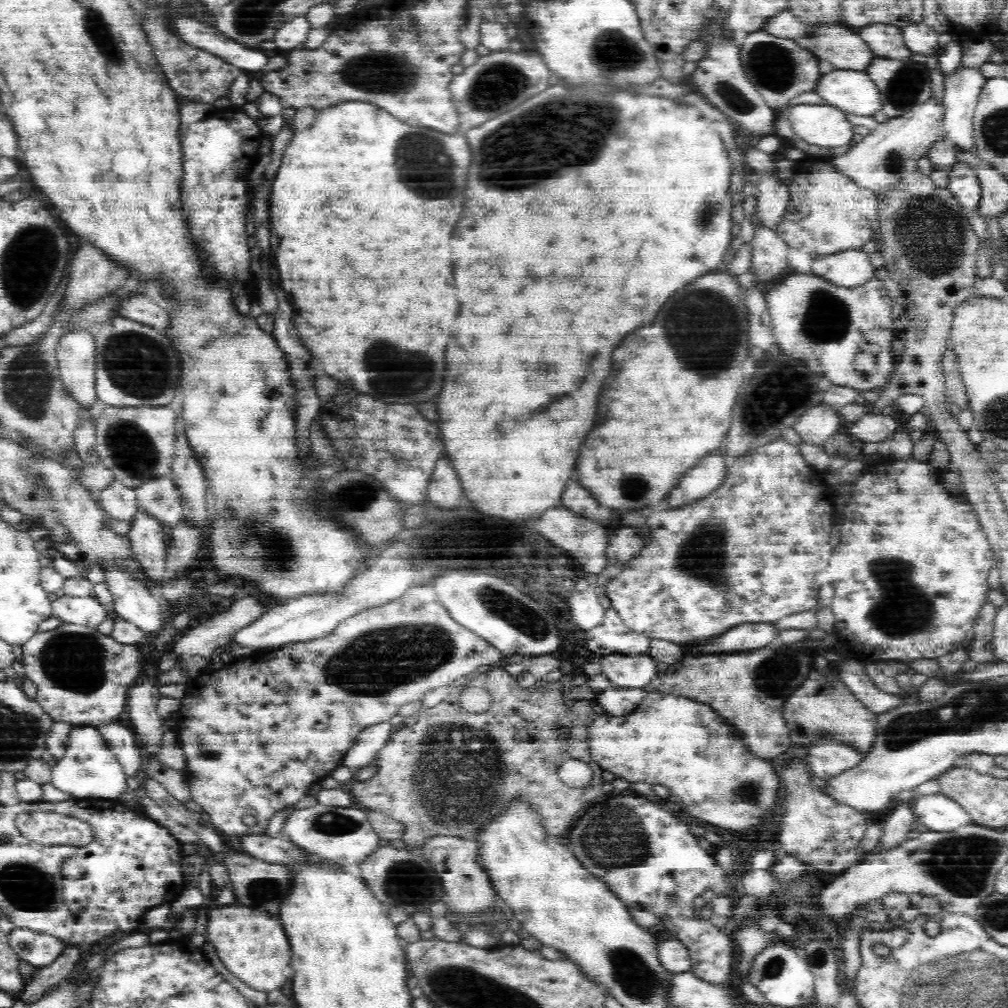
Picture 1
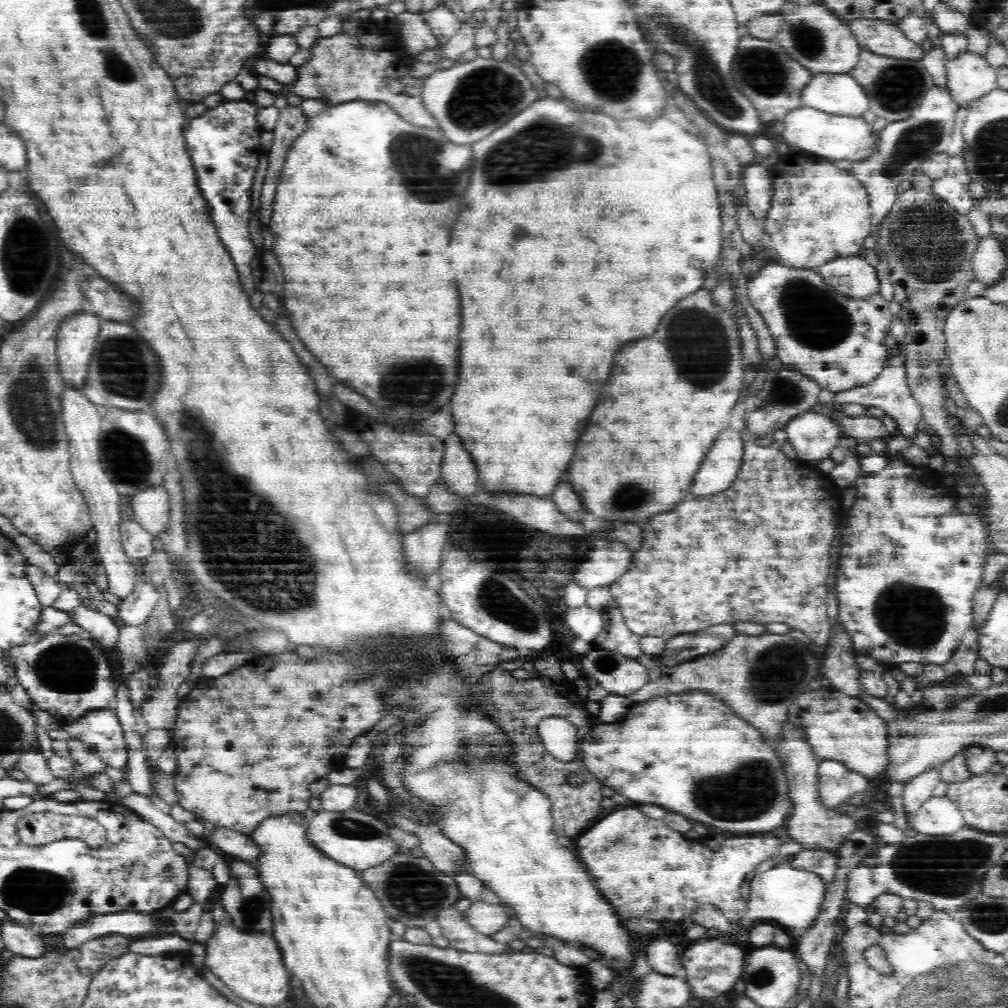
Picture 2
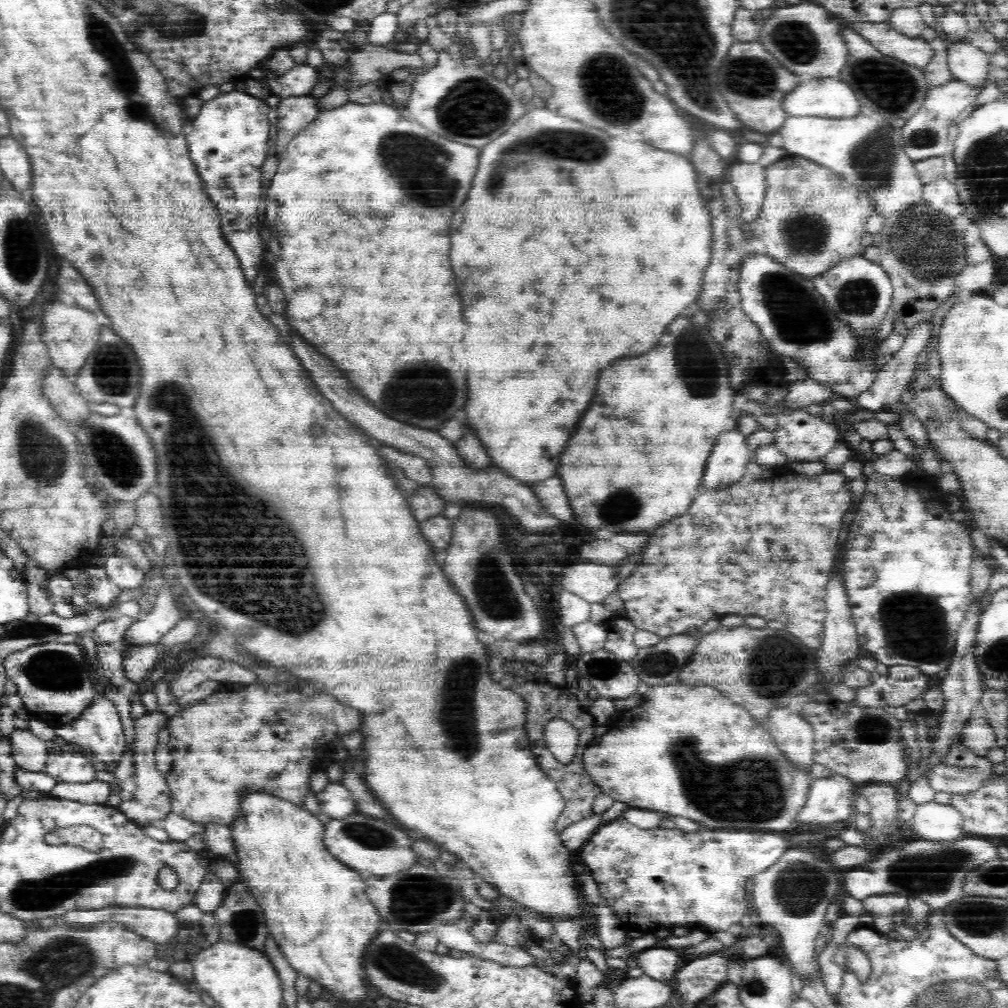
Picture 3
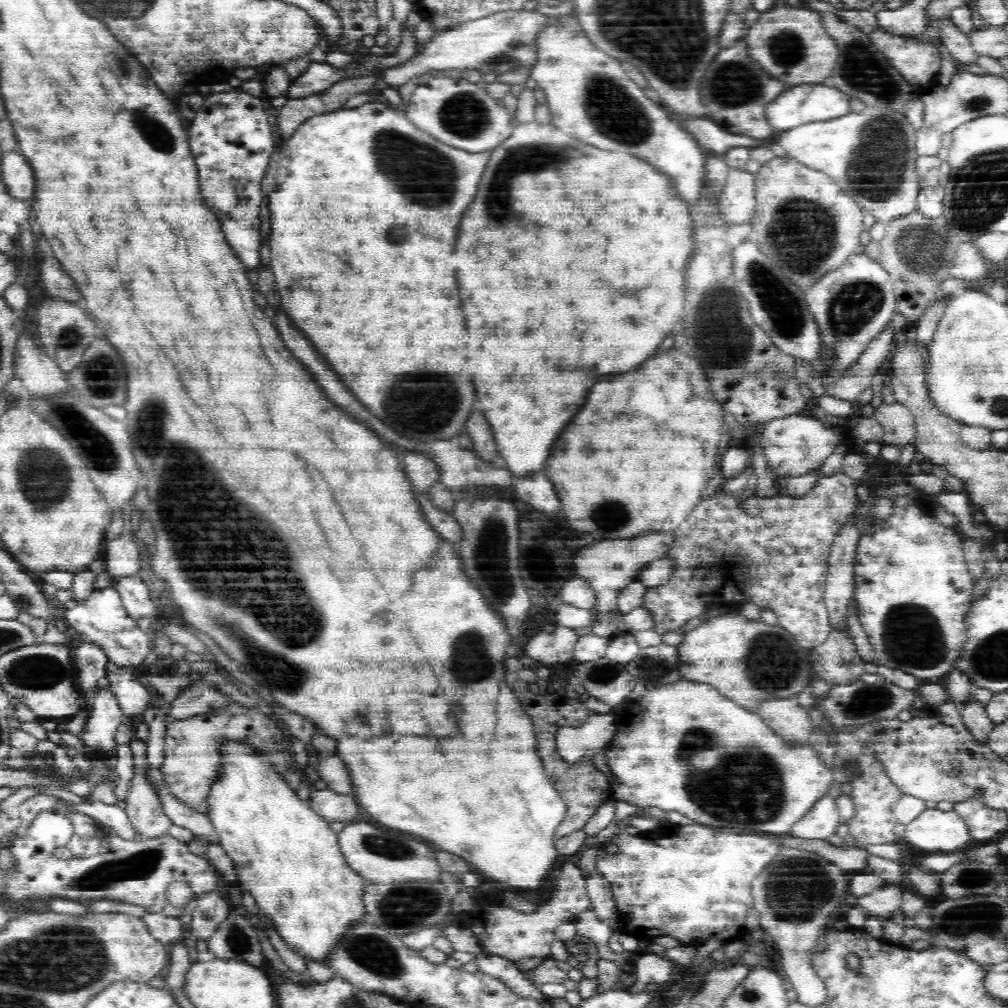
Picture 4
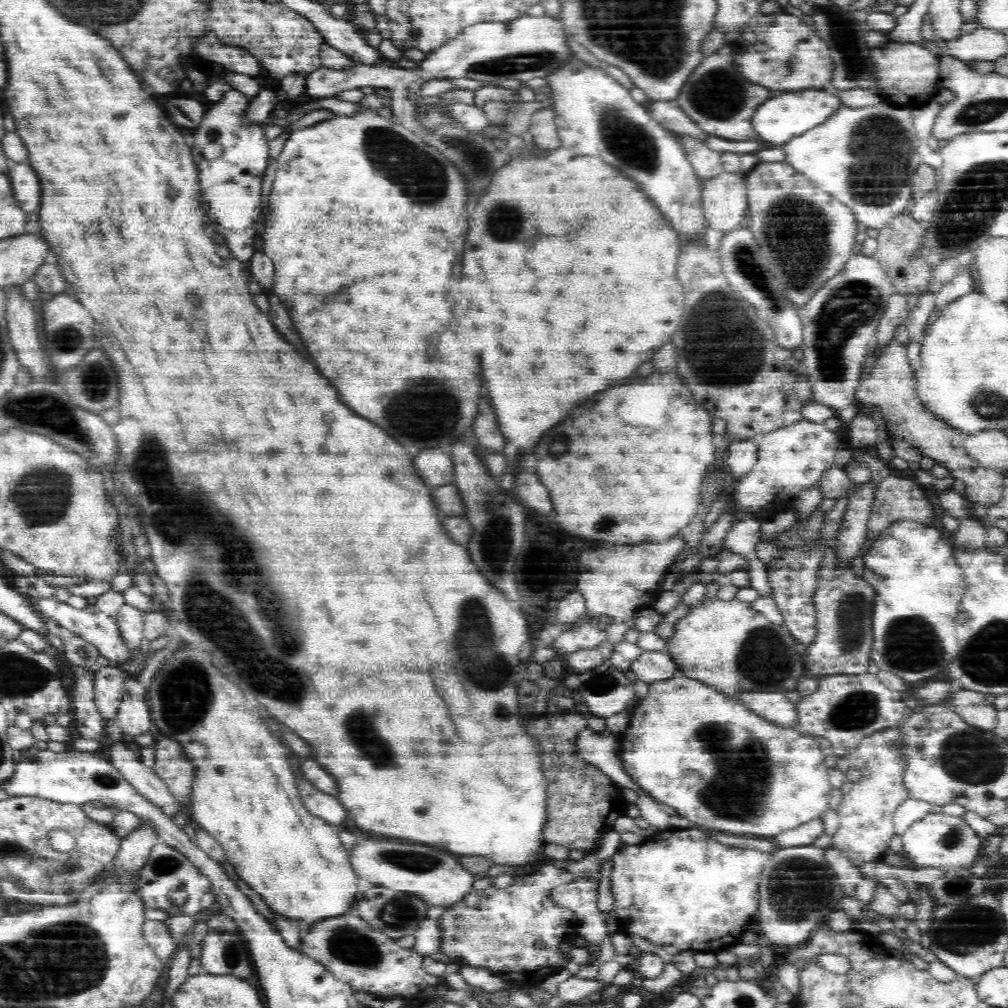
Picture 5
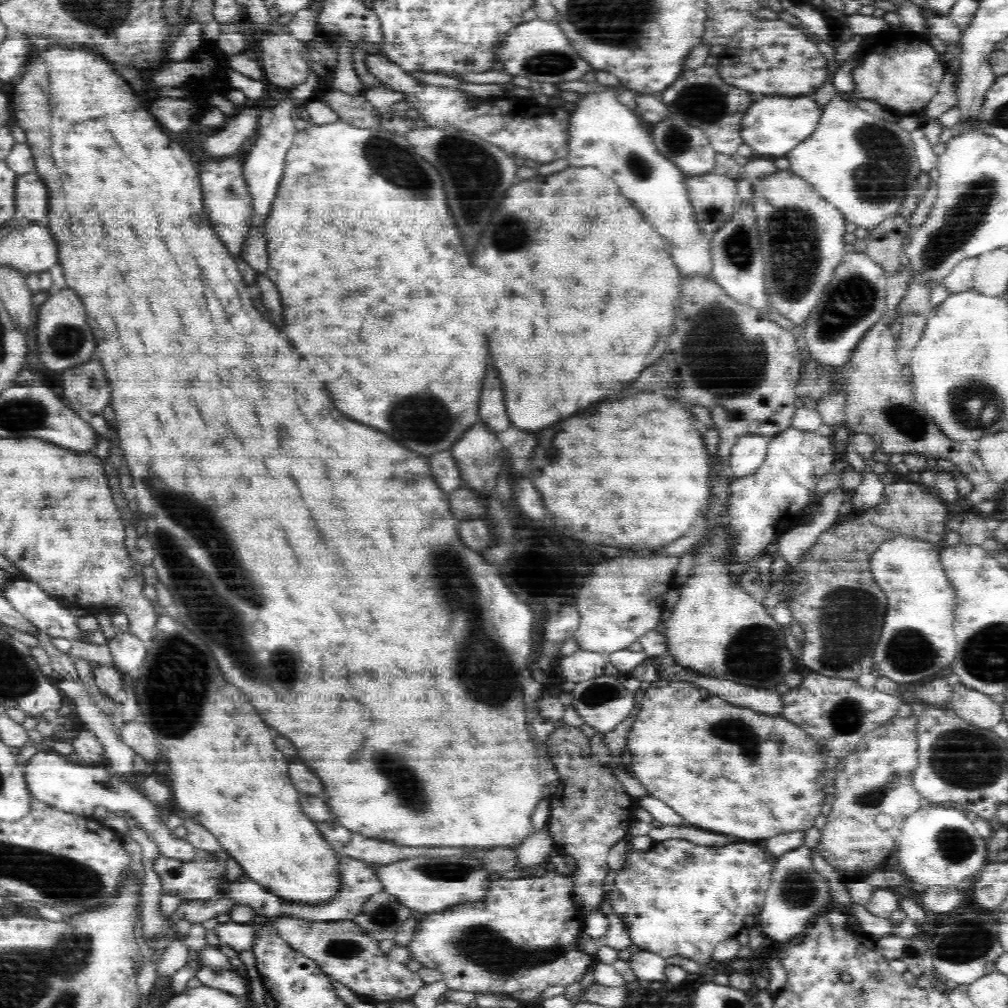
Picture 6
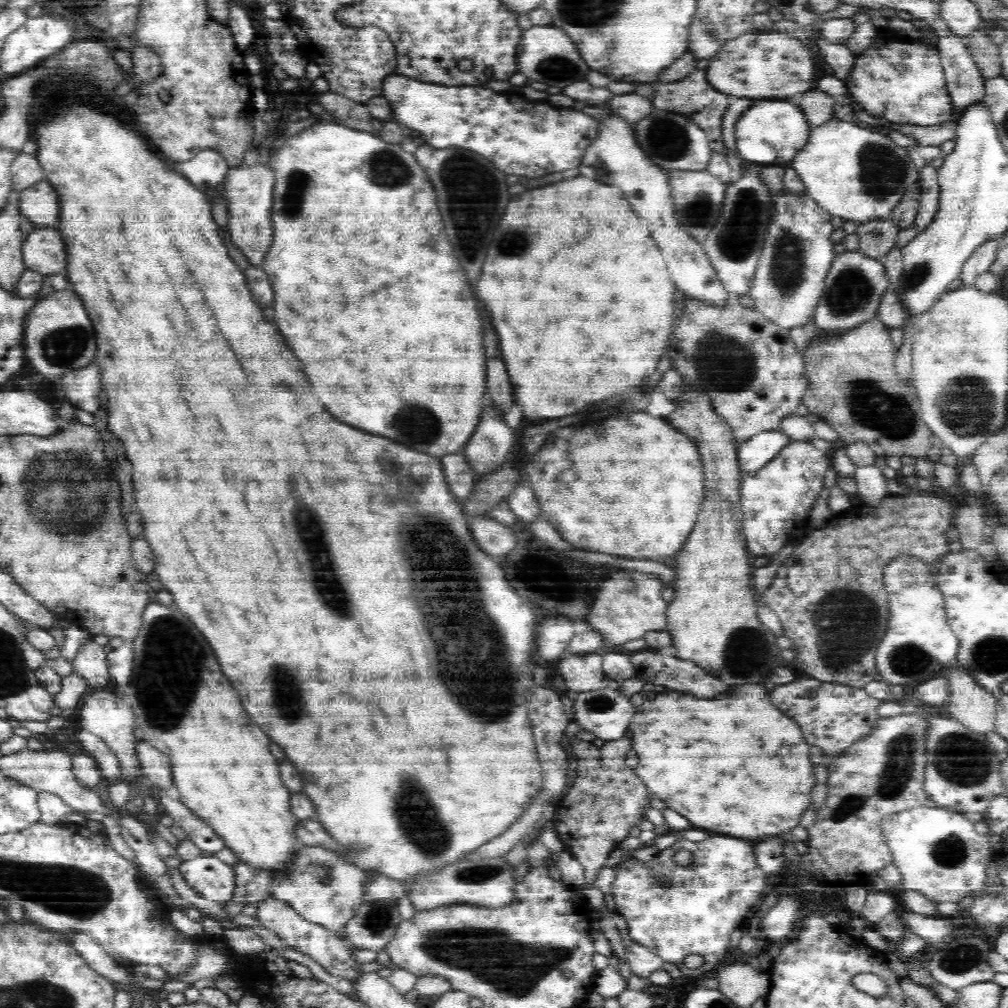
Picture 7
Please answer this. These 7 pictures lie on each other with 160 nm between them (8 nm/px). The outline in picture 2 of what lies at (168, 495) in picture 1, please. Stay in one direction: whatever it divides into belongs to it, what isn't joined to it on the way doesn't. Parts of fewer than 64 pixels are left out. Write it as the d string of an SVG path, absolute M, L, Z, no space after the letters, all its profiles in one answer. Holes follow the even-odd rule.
M163 485L140 490L131 497L132 516L150 534L159 535L170 520L171 508Z

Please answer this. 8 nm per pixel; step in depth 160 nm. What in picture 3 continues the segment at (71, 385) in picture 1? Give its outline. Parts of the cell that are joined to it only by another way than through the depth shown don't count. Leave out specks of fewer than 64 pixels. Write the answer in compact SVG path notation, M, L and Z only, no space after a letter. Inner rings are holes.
M61 300L55 303L51 303L51 305L46 308L46 316L44 317L44 334L42 336L42 339L45 345L48 347L50 359L53 360L53 366L56 366L60 370L62 370L62 372L67 377L72 377L72 378L76 377L76 375L80 372L82 366L85 366L86 360L91 354L92 350L94 350L94 347L98 344L98 338L99 338L100 331L105 325L109 325L109 324L110 324L110 318L108 318L108 324L106 324L106 316L104 316L104 314L100 314L100 312L96 312L96 314L94 314L94 312L88 312L88 309L79 307L77 304L73 304L71 302L64 302Z

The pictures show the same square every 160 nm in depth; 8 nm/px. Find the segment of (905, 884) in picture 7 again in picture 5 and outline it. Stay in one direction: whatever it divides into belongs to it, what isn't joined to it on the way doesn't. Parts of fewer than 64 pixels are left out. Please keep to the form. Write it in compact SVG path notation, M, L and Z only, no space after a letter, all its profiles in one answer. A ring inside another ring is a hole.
M939 809L910 825L901 834L901 838L904 858L912 868L937 868L946 871L962 870L965 867L975 869L980 846L985 840L962 817L946 815Z

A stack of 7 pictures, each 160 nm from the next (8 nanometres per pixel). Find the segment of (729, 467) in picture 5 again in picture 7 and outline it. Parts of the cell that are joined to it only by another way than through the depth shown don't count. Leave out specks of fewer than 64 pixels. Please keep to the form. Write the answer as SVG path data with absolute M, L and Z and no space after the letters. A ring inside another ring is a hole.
M778 430L761 432L739 443L736 456L739 469L742 473L755 473L764 468L790 440Z

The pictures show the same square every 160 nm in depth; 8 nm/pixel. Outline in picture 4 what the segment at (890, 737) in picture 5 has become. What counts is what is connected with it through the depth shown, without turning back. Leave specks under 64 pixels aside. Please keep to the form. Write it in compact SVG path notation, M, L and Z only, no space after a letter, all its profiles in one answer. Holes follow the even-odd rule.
M871 752L862 754L858 761L861 766L860 775L850 782L852 792L849 794L854 803L855 814L851 819L844 821L849 828L850 839L857 849L865 849L868 845L895 843L894 826L898 822L894 819L891 809L903 792L891 782Z

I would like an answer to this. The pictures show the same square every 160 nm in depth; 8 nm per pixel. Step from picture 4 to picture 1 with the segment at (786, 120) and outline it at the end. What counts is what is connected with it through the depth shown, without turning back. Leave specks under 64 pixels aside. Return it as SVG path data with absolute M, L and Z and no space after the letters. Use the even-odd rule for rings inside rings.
M825 68L813 91L824 104L856 116L872 116L882 108L877 83L865 71Z

